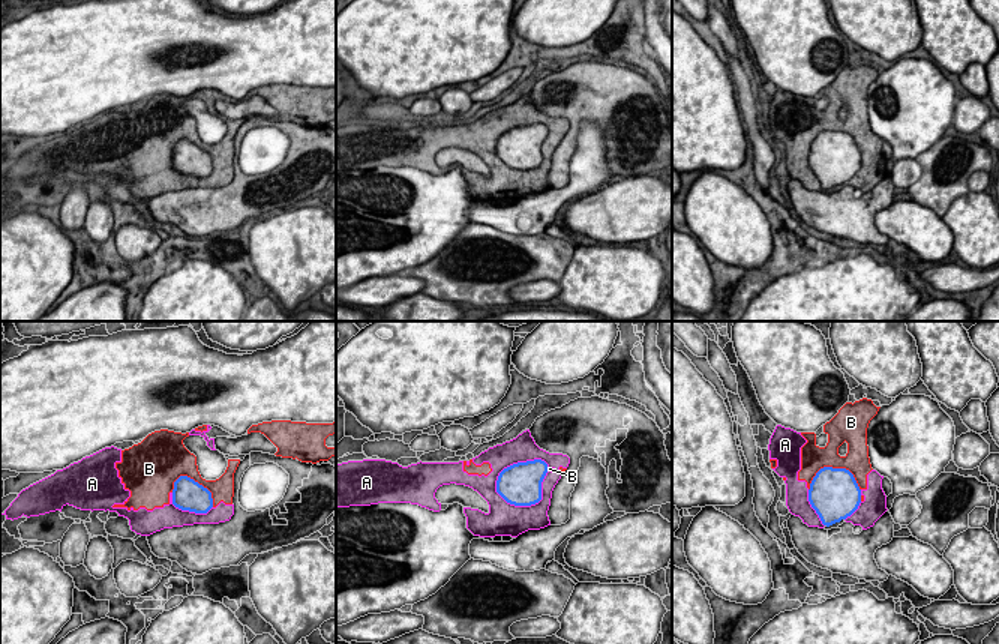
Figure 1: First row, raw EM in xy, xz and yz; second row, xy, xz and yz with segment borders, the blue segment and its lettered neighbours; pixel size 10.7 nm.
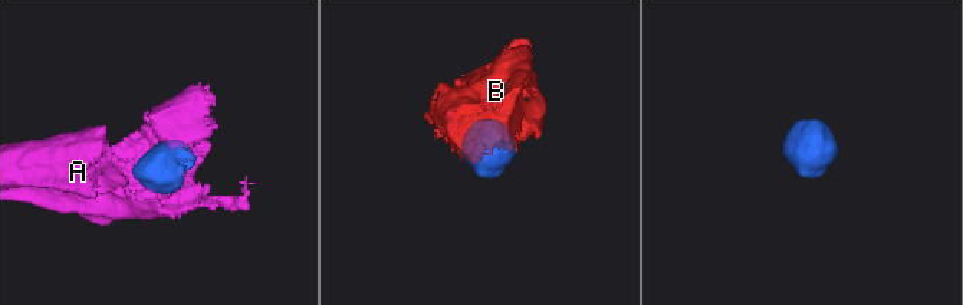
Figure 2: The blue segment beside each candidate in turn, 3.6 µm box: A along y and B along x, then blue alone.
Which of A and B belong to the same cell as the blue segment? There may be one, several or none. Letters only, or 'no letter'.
no letter

